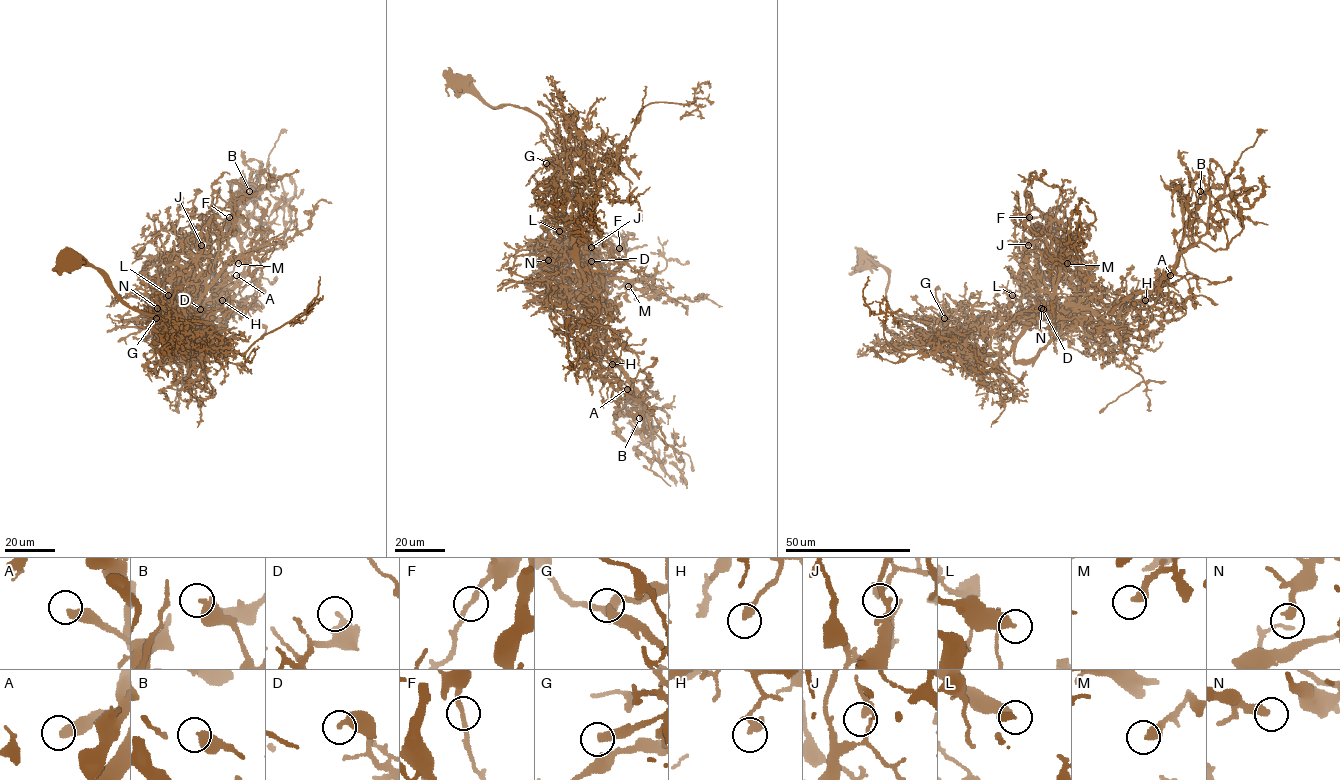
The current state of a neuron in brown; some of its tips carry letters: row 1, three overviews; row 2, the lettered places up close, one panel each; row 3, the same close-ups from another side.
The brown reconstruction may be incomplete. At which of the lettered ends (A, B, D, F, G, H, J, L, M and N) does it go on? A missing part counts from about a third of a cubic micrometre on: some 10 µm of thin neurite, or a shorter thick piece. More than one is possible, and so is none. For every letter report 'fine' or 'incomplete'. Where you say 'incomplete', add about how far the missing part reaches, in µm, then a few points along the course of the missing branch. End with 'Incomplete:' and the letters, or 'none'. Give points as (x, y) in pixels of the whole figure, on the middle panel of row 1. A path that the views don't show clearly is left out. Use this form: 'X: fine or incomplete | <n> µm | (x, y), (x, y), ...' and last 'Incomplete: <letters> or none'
A: incomplete | 7 µm
B: fine
D: fine
F: fine
G: fine
H: fine
J: fine
L: fine
M: fine
N: fine
Incomplete: A

